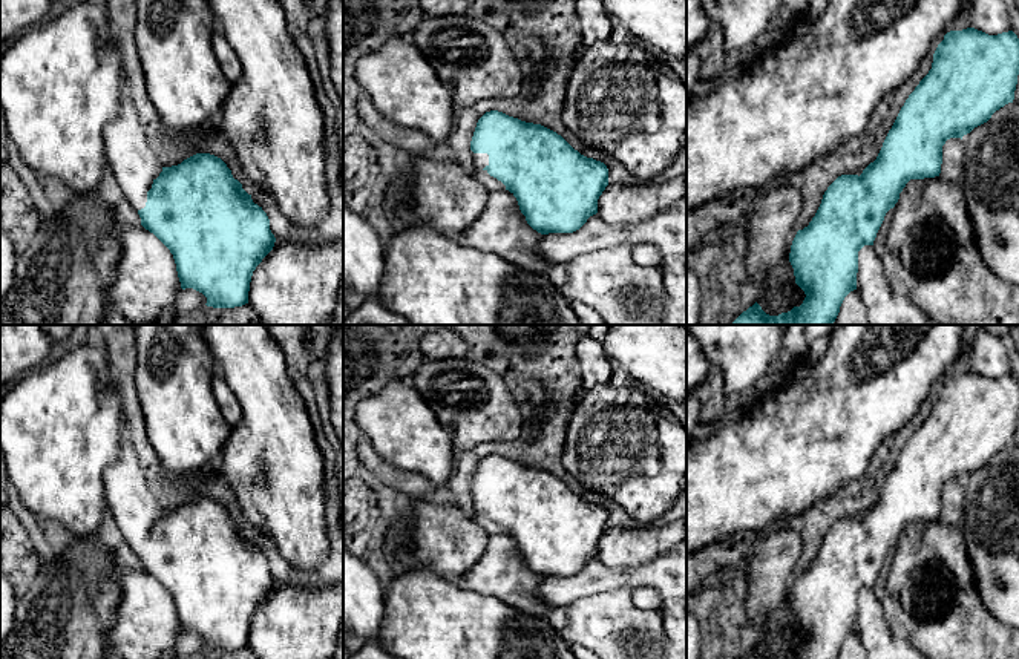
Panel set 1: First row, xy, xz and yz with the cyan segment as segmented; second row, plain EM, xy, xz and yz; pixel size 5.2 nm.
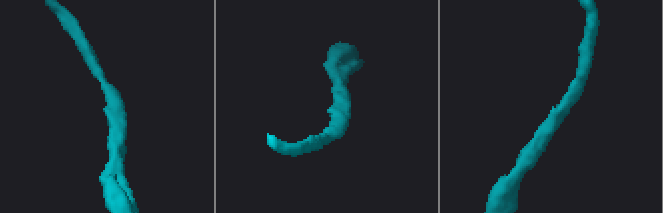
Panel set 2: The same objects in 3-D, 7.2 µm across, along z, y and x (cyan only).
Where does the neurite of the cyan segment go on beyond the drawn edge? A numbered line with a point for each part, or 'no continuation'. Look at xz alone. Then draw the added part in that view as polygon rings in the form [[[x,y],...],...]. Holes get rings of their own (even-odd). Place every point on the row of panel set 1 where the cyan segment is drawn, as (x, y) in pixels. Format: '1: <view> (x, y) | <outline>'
1: xz (480, 160) | [[[473,153],[473,164],[477,170],[483,170],[486,166],[489,166],[489,155],[487,153]]]

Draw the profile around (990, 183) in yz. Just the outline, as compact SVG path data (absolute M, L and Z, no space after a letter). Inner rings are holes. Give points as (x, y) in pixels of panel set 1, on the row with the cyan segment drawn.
M1008 103L962 136L965 172L961 181L975 242L984 264L1002 280L1019 285L1019 103Z

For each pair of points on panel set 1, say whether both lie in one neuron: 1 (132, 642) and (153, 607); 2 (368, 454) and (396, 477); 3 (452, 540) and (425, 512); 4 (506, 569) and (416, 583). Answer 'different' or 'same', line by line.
1: same
2: same
3: same
4: different

